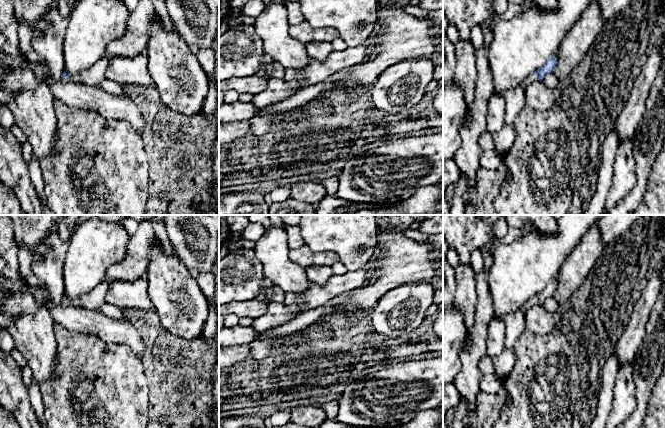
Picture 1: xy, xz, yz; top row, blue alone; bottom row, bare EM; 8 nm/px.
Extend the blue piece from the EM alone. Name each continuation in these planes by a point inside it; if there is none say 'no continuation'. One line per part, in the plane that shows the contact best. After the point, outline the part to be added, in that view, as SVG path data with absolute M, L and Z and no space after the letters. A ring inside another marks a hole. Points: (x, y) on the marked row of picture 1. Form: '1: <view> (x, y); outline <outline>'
1: xy (93, 76); outline M106 53L92 67L77 74L71 74L68 78L61 78L61 80L64 83L76 82L89 86L98 86L106 79L106 70L108 69L109 61L110 56Z

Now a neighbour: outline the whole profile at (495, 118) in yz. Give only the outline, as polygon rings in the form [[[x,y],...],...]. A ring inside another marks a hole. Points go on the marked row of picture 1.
[[[493,93],[487,104],[486,129],[490,134],[500,131],[505,126],[504,94]]]

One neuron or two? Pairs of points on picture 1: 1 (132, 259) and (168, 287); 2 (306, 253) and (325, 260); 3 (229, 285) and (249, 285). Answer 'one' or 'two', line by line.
1: two
2: one
3: one

